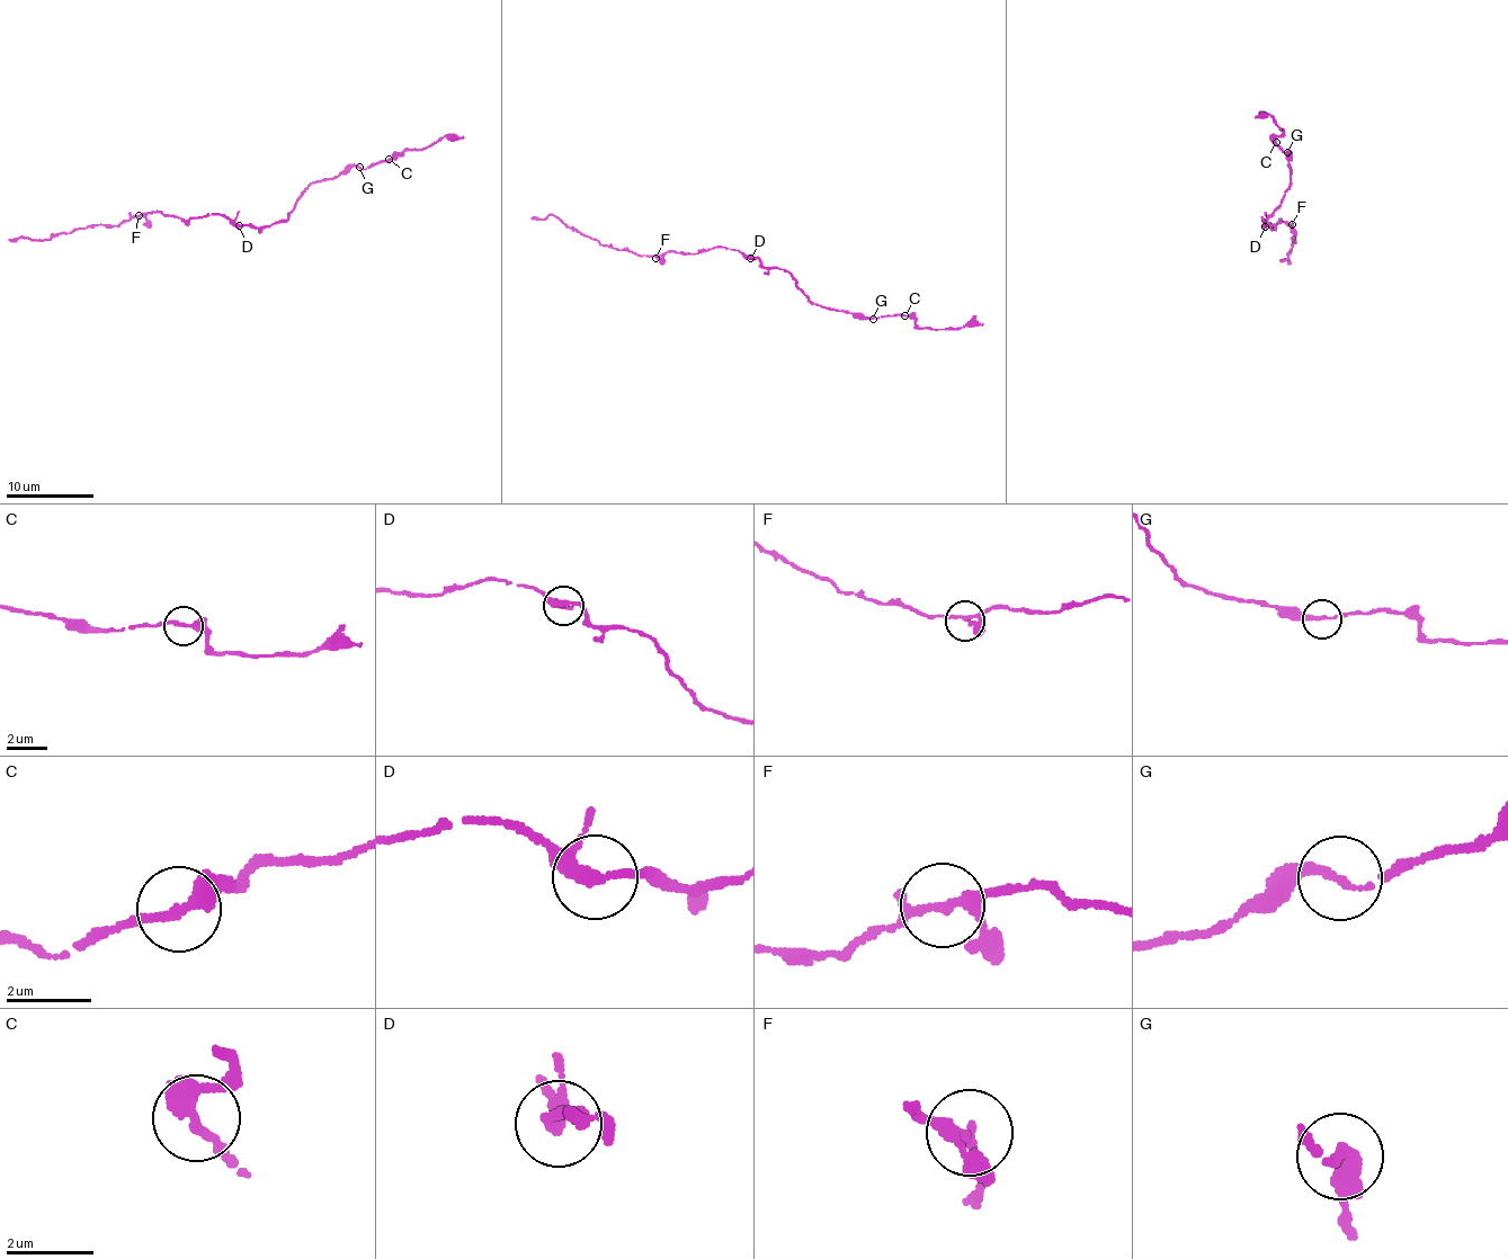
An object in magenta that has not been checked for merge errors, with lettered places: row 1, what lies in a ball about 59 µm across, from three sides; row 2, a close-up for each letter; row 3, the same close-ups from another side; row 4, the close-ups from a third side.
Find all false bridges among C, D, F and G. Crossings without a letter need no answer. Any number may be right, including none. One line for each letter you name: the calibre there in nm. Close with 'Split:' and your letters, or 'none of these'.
Split: none of these

